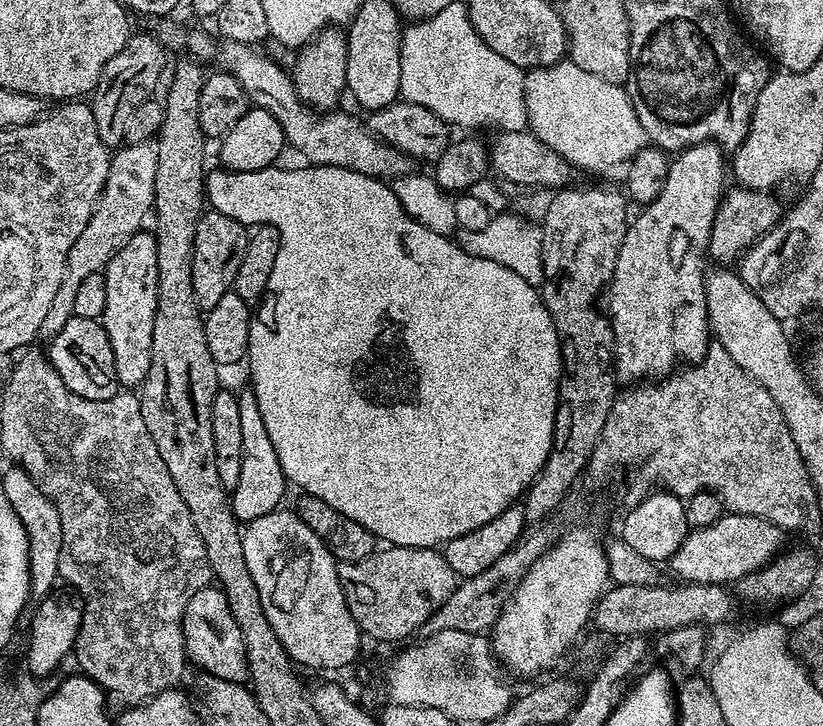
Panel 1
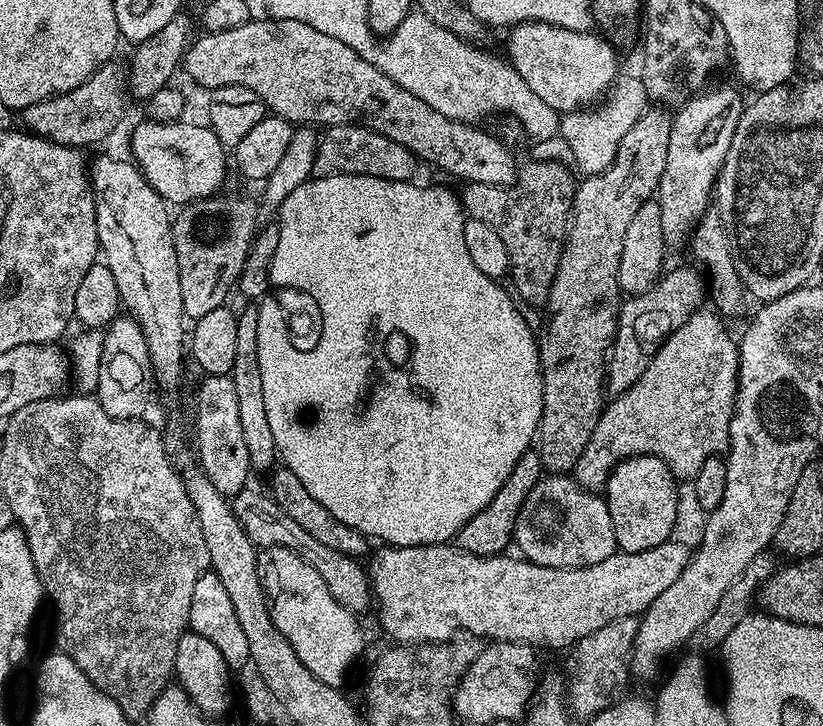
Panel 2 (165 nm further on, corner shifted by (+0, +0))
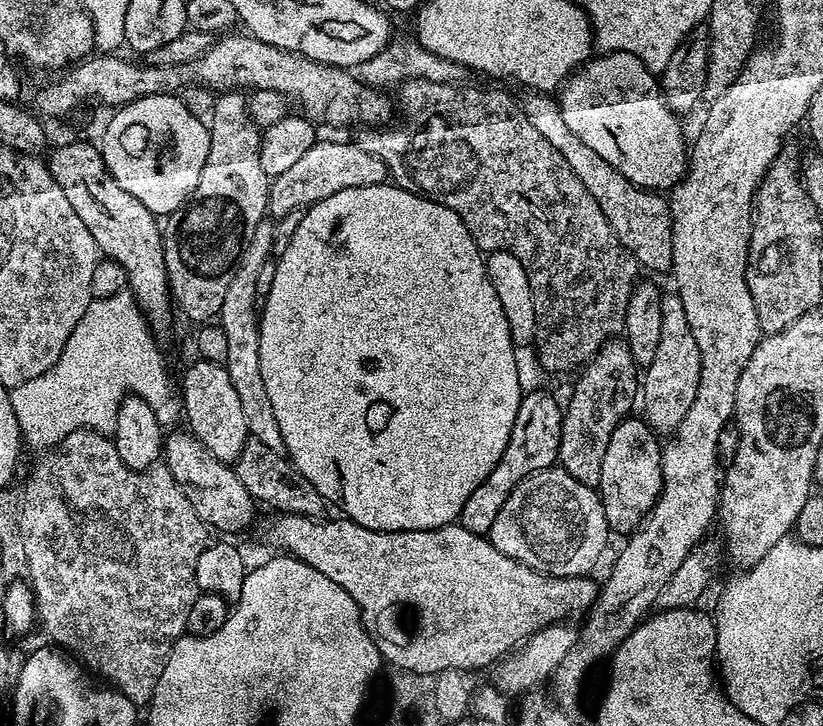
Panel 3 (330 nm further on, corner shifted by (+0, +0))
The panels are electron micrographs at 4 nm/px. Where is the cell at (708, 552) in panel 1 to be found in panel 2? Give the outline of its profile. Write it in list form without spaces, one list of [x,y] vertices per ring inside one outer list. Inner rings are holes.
[[[673,538],[667,540],[662,546],[654,546],[650,550],[642,550],[641,552],[621,552],[617,550],[610,558],[604,559],[602,562],[594,562],[594,566],[586,566],[585,568],[551,568],[550,566],[538,566],[531,564],[528,560],[517,558],[515,555],[501,554],[499,556],[475,556],[469,552],[453,546],[451,543],[446,544],[423,544],[422,546],[406,546],[405,548],[393,548],[391,546],[380,546],[376,553],[371,553],[372,561],[367,561],[366,575],[370,585],[371,595],[376,600],[376,608],[380,611],[380,624],[384,627],[384,632],[389,636],[389,641],[395,642],[400,646],[415,646],[418,644],[431,644],[433,642],[448,642],[453,639],[455,628],[461,628],[461,633],[467,634],[472,638],[483,638],[488,642],[515,642],[515,644],[530,644],[537,650],[543,648],[564,648],[571,649],[582,638],[586,638],[586,634],[594,634],[594,630],[606,626],[606,622],[614,622],[618,618],[626,618],[627,616],[639,617],[654,602],[654,598],[658,598],[658,594],[662,594],[662,590],[668,589],[674,582],[674,578],[678,578],[678,574],[682,574],[682,570],[686,567],[690,559],[690,548],[684,544],[679,544],[679,539]]]

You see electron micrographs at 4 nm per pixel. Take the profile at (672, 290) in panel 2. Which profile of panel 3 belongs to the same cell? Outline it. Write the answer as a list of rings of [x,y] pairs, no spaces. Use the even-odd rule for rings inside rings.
[[[613,338],[597,352],[593,360],[588,361],[576,378],[568,404],[566,400],[562,408],[564,417],[558,464],[565,472],[578,478],[578,482],[596,486],[602,474],[602,457],[606,455],[606,446],[610,446],[610,434],[614,434],[623,420],[629,419],[631,412],[628,411],[635,404],[637,407],[642,376],[627,343],[623,339]]]

